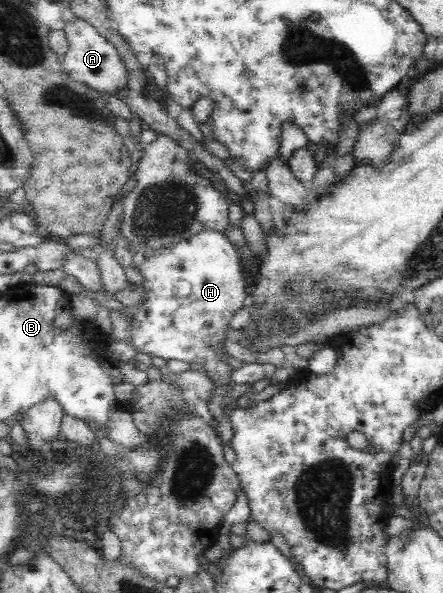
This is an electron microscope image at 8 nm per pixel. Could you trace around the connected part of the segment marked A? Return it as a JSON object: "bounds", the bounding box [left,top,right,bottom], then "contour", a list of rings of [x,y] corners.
{"bounds":[62,17,128,99],"contour":[[[75,17],[74,23],[67,23],[64,33],[70,42],[70,50],[62,57],[62,69],[72,81],[84,83],[95,91],[108,93],[122,99],[123,93],[128,89],[128,70],[120,57],[115,45],[112,45],[106,38],[102,37],[96,28],[86,21]]]}

